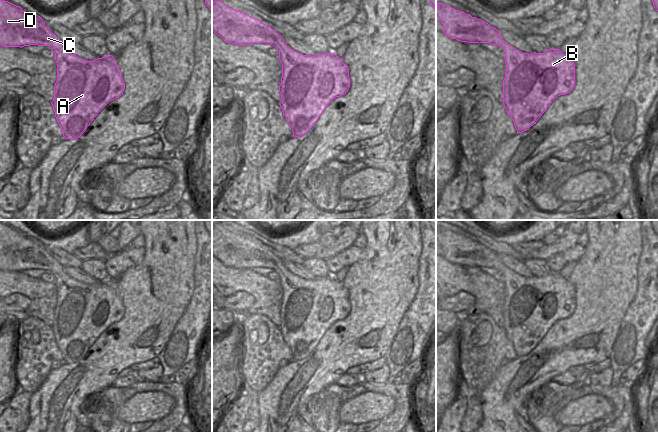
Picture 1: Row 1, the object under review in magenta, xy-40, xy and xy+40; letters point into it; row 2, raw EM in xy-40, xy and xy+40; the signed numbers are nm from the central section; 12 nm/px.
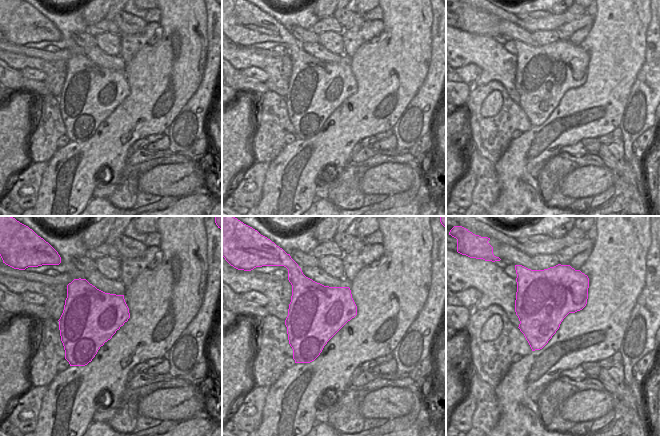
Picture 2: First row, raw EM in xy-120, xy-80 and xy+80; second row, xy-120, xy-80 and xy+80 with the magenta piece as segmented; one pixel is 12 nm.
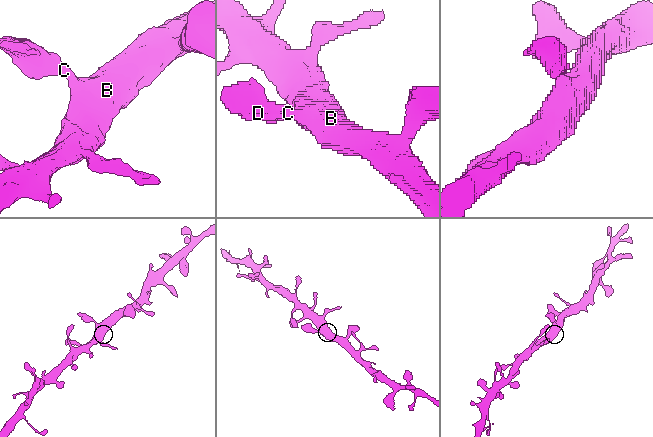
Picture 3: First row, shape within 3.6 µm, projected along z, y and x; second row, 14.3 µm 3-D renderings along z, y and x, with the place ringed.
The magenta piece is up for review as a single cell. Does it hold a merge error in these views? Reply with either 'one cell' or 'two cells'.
one cell

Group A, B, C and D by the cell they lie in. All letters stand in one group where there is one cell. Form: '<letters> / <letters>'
A B C D

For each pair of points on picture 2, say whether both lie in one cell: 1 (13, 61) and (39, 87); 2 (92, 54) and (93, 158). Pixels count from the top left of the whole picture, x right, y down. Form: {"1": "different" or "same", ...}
{"1": "different", "2": "different"}

